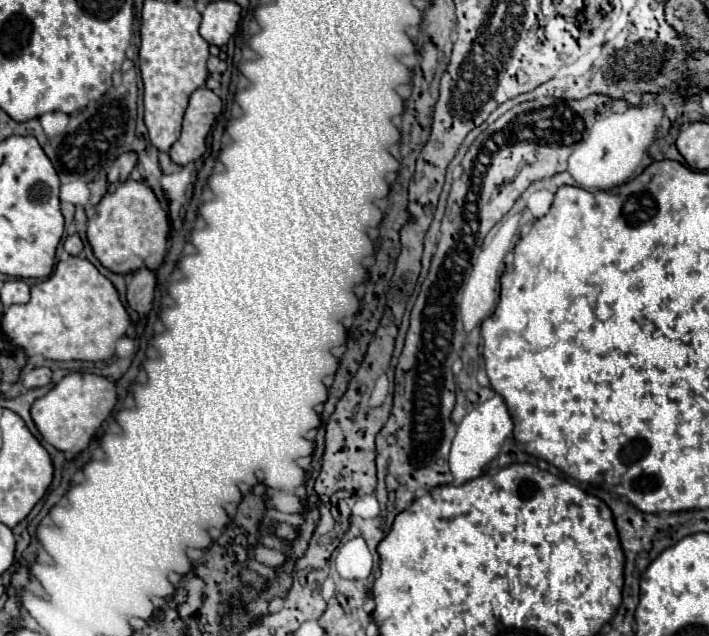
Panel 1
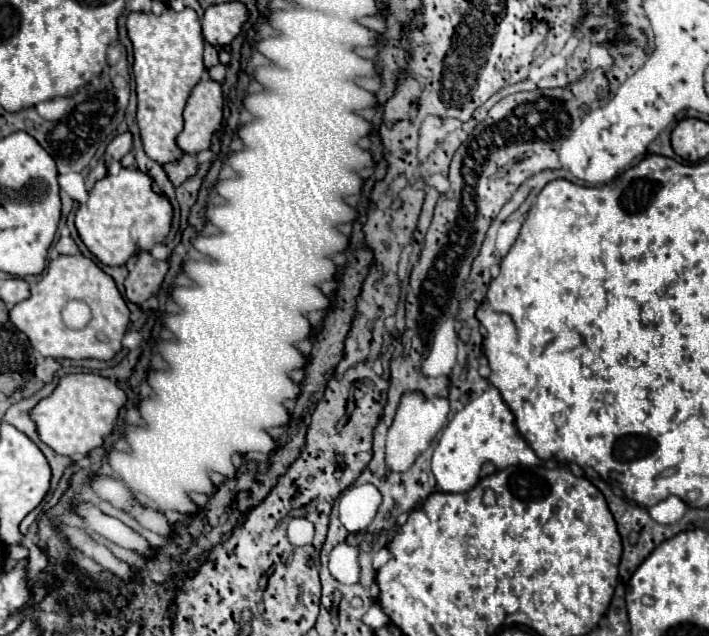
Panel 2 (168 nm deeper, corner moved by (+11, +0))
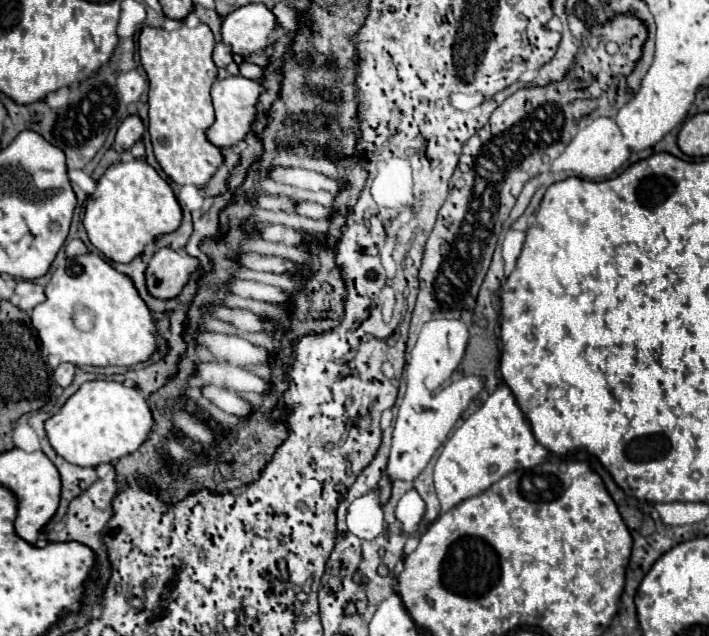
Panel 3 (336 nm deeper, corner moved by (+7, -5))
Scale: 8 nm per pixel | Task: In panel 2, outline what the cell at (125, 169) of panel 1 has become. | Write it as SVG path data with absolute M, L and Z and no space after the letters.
M130 133L118 135L118 137L108 145L108 149L106 149L106 153L104 153L106 167L110 167L112 161L120 161L126 153L130 153L130 149L132 149L132 137L130 137Z

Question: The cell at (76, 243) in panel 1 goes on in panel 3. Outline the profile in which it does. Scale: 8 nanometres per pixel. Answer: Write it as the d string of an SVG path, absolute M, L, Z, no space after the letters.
M70 240L68 244L66 244L66 256L68 258L74 258L74 256L80 256L80 254L86 254L88 252L88 248L86 248L86 244L82 242L82 240Z

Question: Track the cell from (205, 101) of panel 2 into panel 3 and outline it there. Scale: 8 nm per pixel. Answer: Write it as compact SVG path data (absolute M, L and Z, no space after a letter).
M228 76L224 80L216 80L212 86L216 122L208 130L208 140L220 148L230 148L240 140L244 140L256 122L256 104L262 92L264 86L258 80L248 80L244 76Z

